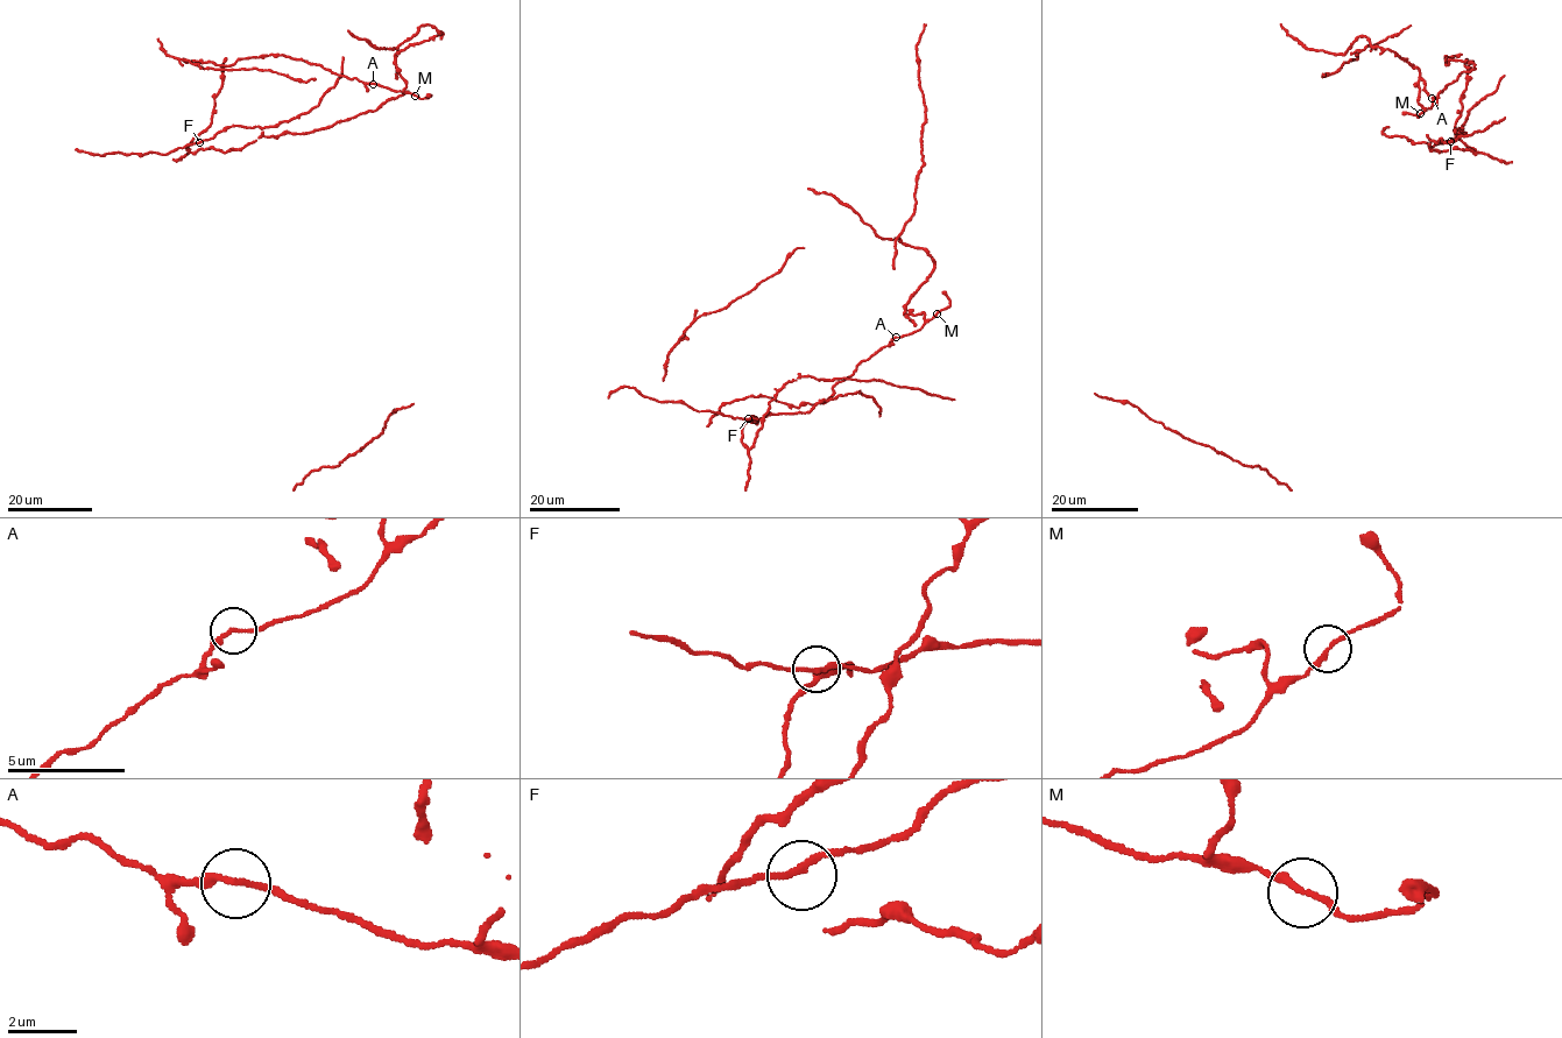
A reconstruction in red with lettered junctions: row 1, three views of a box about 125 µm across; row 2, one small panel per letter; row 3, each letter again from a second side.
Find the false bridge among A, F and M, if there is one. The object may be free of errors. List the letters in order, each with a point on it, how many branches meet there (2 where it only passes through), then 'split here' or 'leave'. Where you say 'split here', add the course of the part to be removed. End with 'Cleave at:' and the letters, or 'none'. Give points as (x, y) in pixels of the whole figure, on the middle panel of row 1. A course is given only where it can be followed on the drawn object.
A: (896, 337) | 2 | leave
F: (748, 418) | 2 | leave
M: (937, 313) | 2 | leave
Cleave at: none

